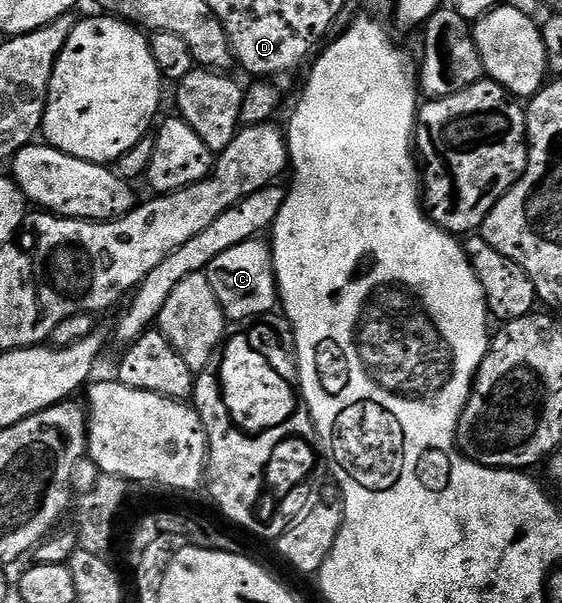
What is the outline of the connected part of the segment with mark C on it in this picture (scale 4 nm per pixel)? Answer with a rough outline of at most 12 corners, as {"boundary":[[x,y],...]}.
{"boundary":[[262,238],[225,249],[205,274],[228,320],[276,306]]}

